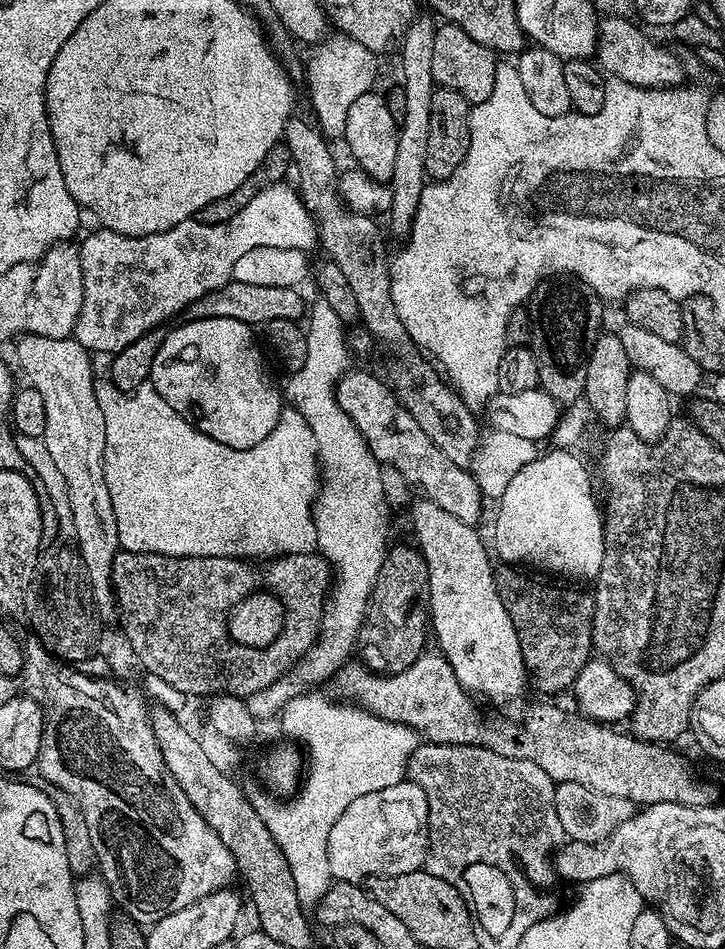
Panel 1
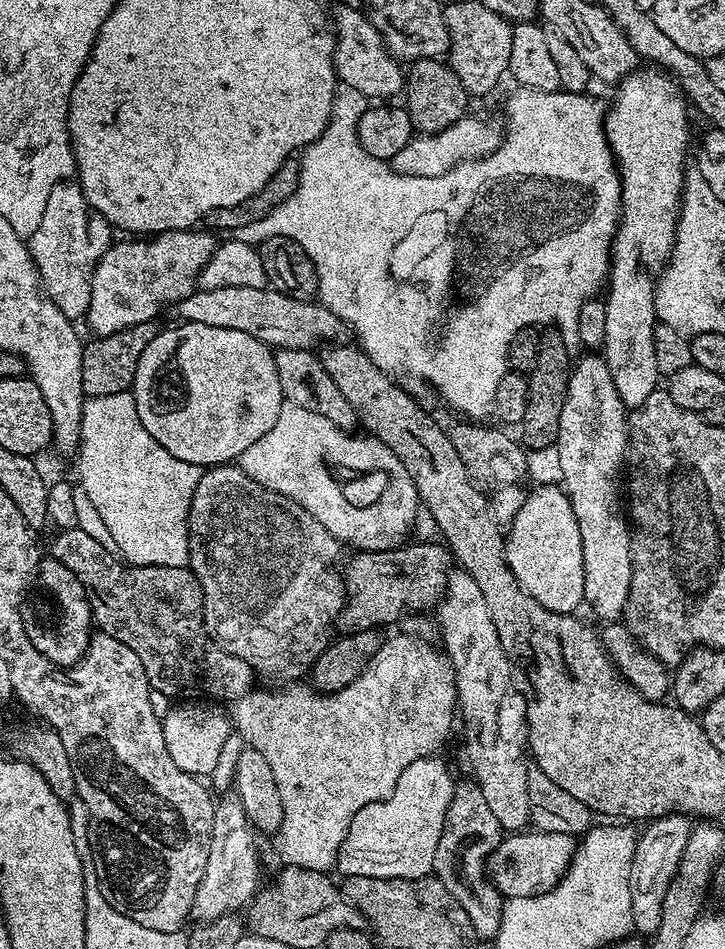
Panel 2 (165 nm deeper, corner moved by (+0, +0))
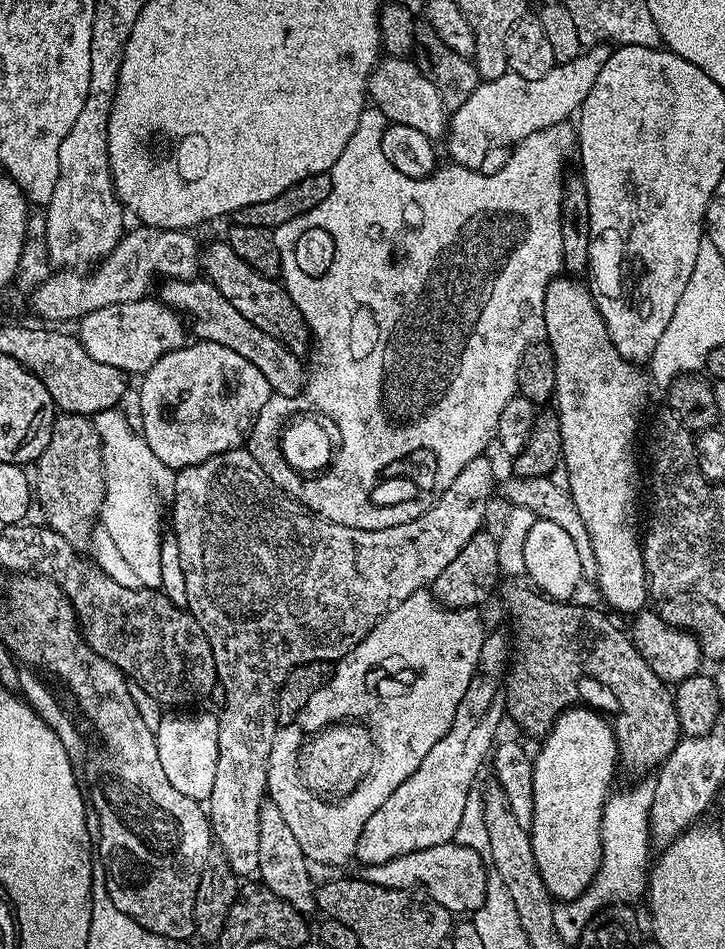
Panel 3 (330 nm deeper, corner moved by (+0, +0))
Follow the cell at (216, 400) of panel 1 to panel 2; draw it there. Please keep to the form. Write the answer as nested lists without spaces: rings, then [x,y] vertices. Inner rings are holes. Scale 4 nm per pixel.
[[[187,322],[177,328],[157,331],[154,342],[142,350],[138,370],[134,374],[131,394],[136,399],[138,418],[150,430],[150,438],[158,442],[174,458],[201,466],[228,466],[258,442],[262,434],[270,434],[278,414],[286,402],[282,382],[278,382],[278,366],[273,349],[242,330],[222,330],[222,326],[202,326]]]

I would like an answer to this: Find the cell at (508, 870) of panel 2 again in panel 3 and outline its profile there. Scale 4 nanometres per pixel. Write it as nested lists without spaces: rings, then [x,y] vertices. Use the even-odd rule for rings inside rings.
[[[455,841],[402,854],[398,858],[390,858],[390,862],[366,864],[363,865],[362,871],[362,879],[374,882],[374,886],[419,890],[434,898],[438,906],[446,906],[446,910],[453,914],[474,914],[478,911],[486,898],[490,875],[489,865],[480,852]]]

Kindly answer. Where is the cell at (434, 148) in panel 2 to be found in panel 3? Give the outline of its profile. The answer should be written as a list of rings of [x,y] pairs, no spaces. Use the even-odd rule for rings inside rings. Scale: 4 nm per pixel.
[[[597,42],[570,62],[557,64],[550,70],[550,74],[542,74],[542,78],[537,80],[522,78],[518,74],[506,71],[502,74],[502,78],[483,81],[470,94],[470,98],[466,98],[466,102],[462,102],[462,106],[458,106],[458,110],[451,113],[446,129],[448,152],[452,155],[451,163],[461,164],[462,167],[469,168],[471,172],[497,172],[508,161],[510,149],[521,140],[525,140],[527,136],[538,130],[561,124],[575,117],[579,113],[586,94],[590,94],[594,82],[598,82],[598,74],[602,66],[606,66],[609,51],[607,43]]]

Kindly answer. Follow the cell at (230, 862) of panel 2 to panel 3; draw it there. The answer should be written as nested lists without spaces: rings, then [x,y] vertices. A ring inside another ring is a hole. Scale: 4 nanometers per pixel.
[[[241,446],[239,448],[231,448],[226,450],[222,454],[214,454],[214,458],[206,458],[206,462],[198,462],[194,466],[189,468],[179,469],[175,473],[174,483],[170,489],[170,495],[172,495],[172,528],[170,528],[171,535],[178,538],[178,555],[182,558],[182,574],[186,574],[186,598],[188,603],[186,605],[189,612],[192,613],[192,617],[198,622],[198,626],[202,626],[202,630],[206,634],[206,638],[210,642],[210,650],[214,650],[214,662],[216,663],[216,679],[218,681],[219,691],[224,691],[224,709],[218,712],[218,756],[217,756],[217,769],[215,771],[214,788],[210,791],[210,796],[206,801],[206,811],[208,814],[208,822],[212,826],[212,835],[215,843],[218,845],[219,851],[226,858],[226,862],[236,872],[237,877],[248,878],[244,876],[253,875],[256,872],[258,866],[258,814],[260,813],[261,806],[264,805],[266,799],[266,793],[268,790],[268,759],[270,758],[270,750],[272,749],[272,742],[276,737],[278,731],[278,721],[276,718],[276,699],[280,693],[280,687],[282,682],[286,682],[286,678],[290,674],[290,670],[294,670],[298,666],[303,664],[309,664],[315,660],[327,660],[329,662],[339,662],[344,659],[350,650],[354,650],[354,646],[358,646],[358,642],[362,642],[366,638],[366,634],[370,634],[372,627],[376,625],[383,618],[387,612],[391,612],[394,605],[401,604],[403,600],[409,600],[411,596],[416,595],[425,586],[431,585],[438,578],[438,574],[442,574],[442,570],[446,570],[446,566],[450,566],[450,562],[454,562],[454,558],[458,558],[458,554],[462,554],[462,546],[466,546],[466,542],[470,542],[470,538],[474,538],[474,534],[481,531],[485,527],[484,515],[488,512],[488,499],[492,496],[492,464],[488,461],[487,455],[474,458],[468,463],[458,474],[458,478],[454,478],[454,482],[450,482],[450,486],[444,492],[443,496],[437,499],[435,504],[429,506],[425,512],[418,518],[414,518],[410,522],[402,522],[398,526],[390,526],[389,528],[383,528],[382,530],[362,530],[361,528],[351,528],[350,526],[342,526],[341,524],[335,524],[329,520],[325,520],[307,510],[305,510],[297,501],[293,500],[291,496],[286,492],[281,492],[263,472],[260,471],[258,462],[254,458],[254,454],[249,452],[247,447]]]

